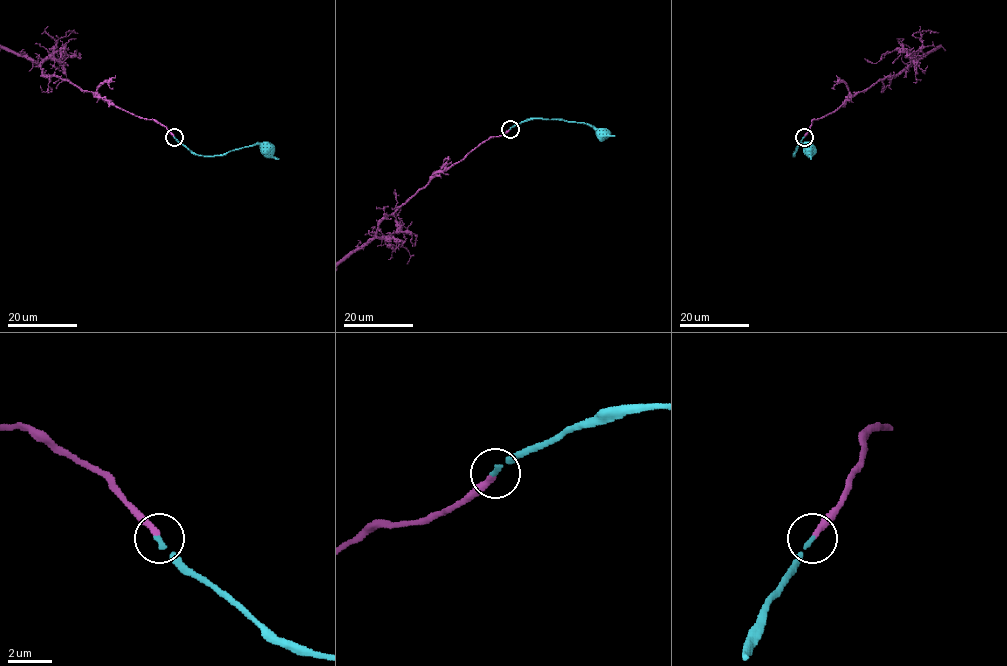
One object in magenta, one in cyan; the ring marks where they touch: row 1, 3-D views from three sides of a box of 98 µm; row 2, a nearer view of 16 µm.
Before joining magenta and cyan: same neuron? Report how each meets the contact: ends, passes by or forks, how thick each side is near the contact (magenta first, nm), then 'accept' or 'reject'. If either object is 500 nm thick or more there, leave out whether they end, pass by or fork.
magenta ends there; cyan ends there; 280 nm thick on the magenta side, 190 nm on the other; accept

